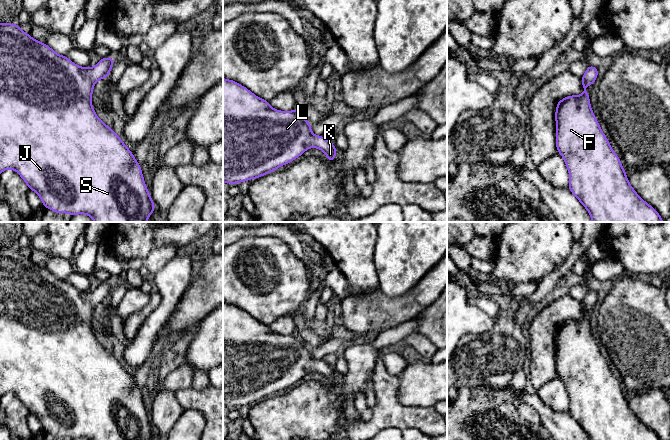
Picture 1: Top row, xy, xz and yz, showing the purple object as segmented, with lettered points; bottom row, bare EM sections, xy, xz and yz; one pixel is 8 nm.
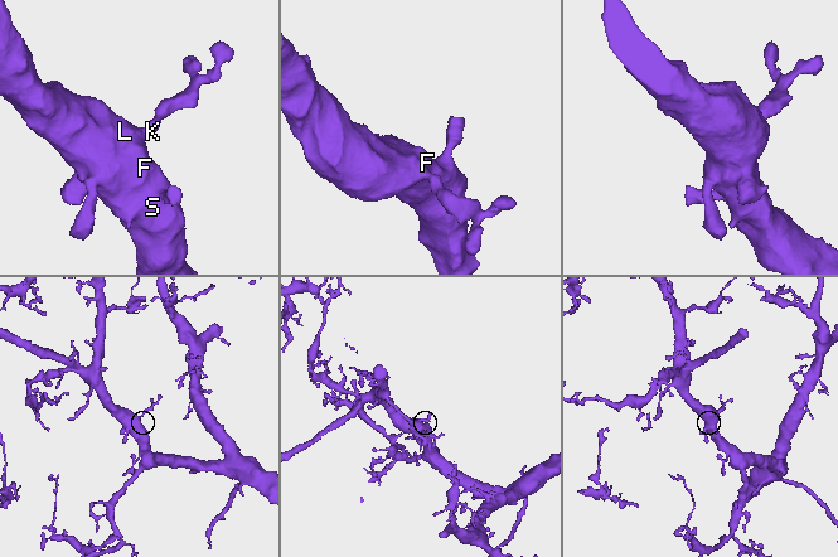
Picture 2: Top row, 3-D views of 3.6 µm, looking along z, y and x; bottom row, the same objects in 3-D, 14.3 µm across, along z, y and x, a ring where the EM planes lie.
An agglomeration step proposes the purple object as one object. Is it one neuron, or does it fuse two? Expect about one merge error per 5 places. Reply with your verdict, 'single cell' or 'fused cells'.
single cell

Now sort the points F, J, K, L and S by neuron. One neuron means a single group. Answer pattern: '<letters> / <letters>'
F J K L S

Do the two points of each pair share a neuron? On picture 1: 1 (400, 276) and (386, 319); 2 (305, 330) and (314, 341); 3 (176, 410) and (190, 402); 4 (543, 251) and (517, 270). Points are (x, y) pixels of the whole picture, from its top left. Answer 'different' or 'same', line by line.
1: different
2: same
3: different
4: same

